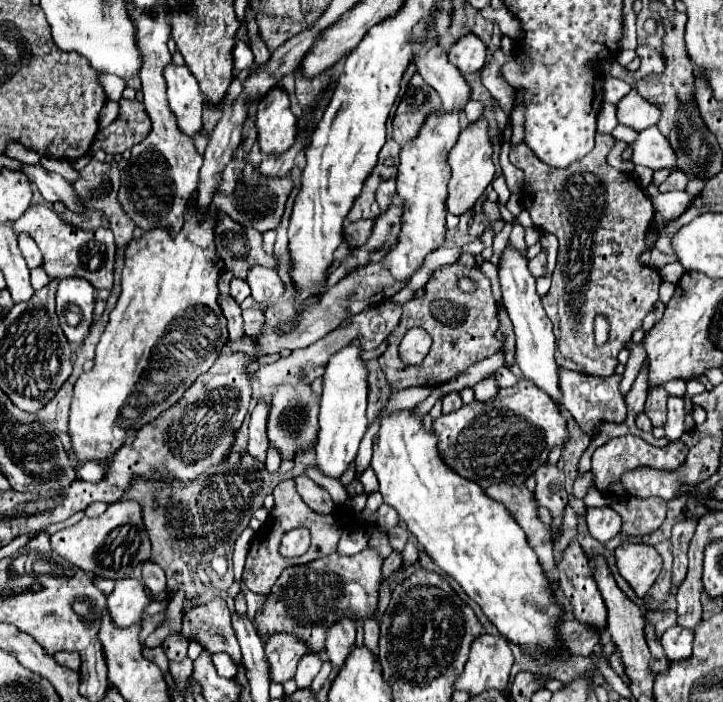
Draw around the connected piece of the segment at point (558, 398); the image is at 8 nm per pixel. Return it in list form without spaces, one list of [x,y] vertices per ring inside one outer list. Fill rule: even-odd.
[[[504,249],[502,263],[500,263],[500,285],[502,285],[502,299],[504,307],[508,311],[508,317],[514,325],[516,335],[516,363],[522,371],[522,375],[530,381],[534,381],[540,389],[544,389],[556,403],[562,403],[562,395],[558,395],[558,365],[554,361],[554,333],[552,323],[540,303],[540,295],[536,293],[536,281],[530,275],[526,267],[526,259],[520,255],[520,251]]]

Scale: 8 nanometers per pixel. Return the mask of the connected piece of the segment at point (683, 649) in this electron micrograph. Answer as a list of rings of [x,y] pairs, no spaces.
[[[670,627],[662,637],[662,647],[666,651],[666,657],[670,661],[678,661],[678,659],[688,659],[692,653],[692,641],[694,641],[694,633],[682,629],[682,627]]]

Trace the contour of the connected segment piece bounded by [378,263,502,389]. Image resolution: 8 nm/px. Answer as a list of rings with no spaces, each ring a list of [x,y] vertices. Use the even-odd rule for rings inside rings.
[[[456,263],[438,267],[434,277],[426,283],[424,295],[414,297],[412,301],[408,301],[404,305],[402,319],[400,319],[398,327],[392,331],[392,335],[388,337],[388,341],[390,341],[388,349],[378,357],[388,385],[392,389],[406,389],[406,387],[416,387],[416,385],[436,389],[436,387],[448,383],[450,379],[464,373],[468,367],[480,363],[482,359],[494,355],[502,347],[502,343],[494,337],[494,333],[498,331],[498,325],[500,325],[500,321],[496,315],[492,287],[490,287],[490,281],[480,273],[478,265],[472,269],[458,267]],[[462,277],[468,277],[474,281],[474,285],[476,285],[474,291],[462,291],[458,287],[458,281]],[[412,327],[426,329],[434,341],[432,351],[420,365],[406,365],[398,357],[398,345],[400,345],[404,333]]]

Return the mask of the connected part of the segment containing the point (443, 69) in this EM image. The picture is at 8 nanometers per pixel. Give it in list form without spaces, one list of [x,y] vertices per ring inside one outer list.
[[[440,45],[430,51],[422,51],[414,63],[422,79],[438,91],[446,113],[452,113],[454,109],[464,111],[472,95],[470,83],[464,79],[464,73],[448,61],[446,51]]]

